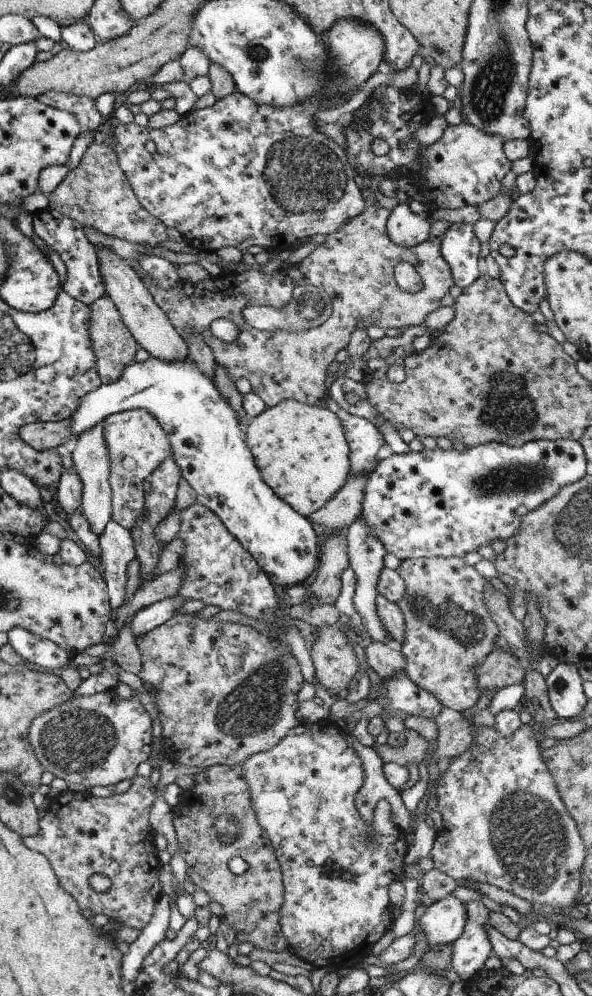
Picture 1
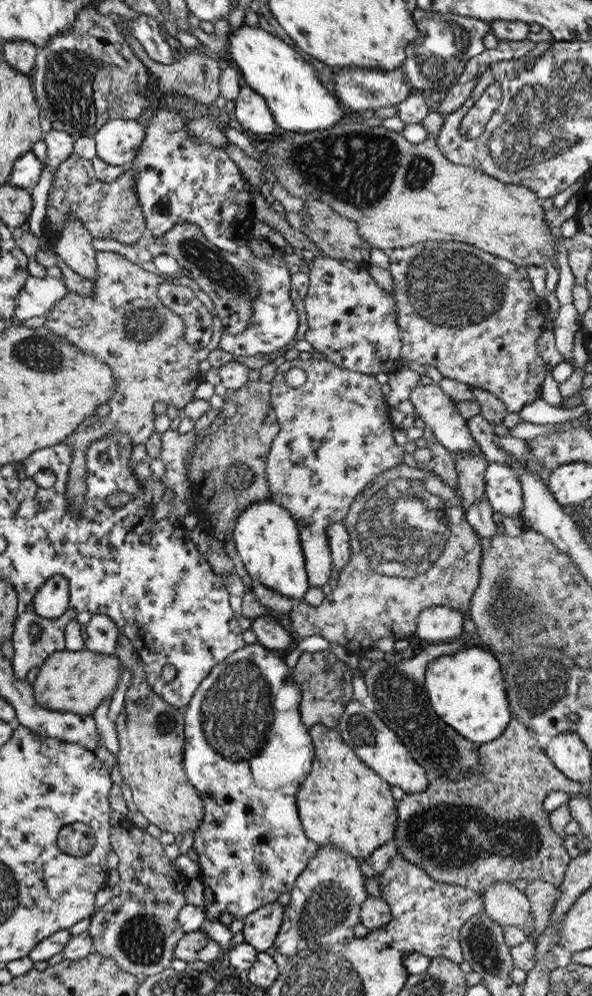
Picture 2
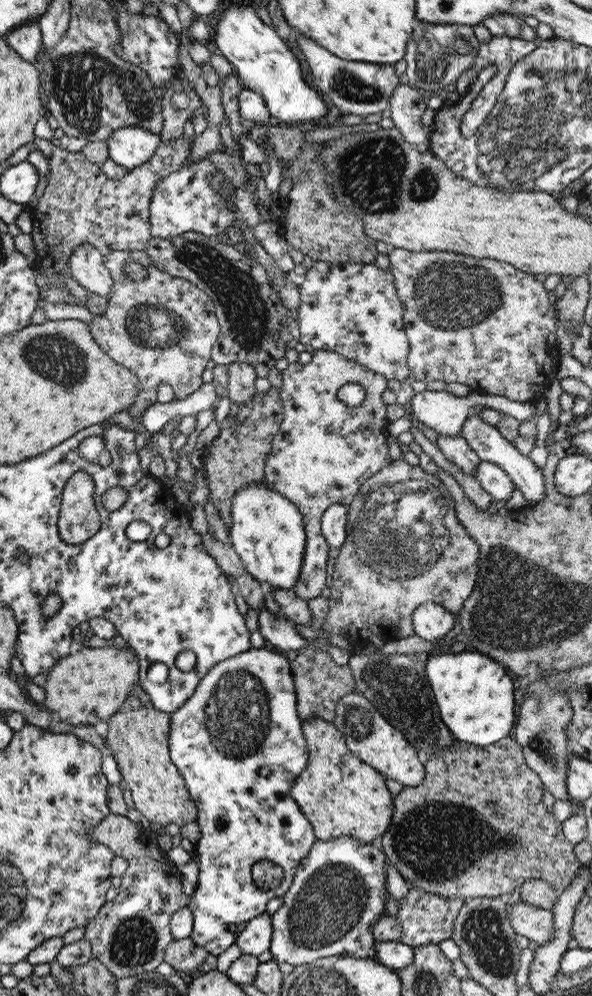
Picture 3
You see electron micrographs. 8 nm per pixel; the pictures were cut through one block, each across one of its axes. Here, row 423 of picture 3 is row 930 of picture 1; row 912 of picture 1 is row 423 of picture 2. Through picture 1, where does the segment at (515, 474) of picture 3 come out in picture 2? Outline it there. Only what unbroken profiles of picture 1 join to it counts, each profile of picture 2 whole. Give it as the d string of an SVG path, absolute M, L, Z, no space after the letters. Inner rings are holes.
M480 414L467 420L466 427L488 463L507 464L511 453L495 443L492 426Z

